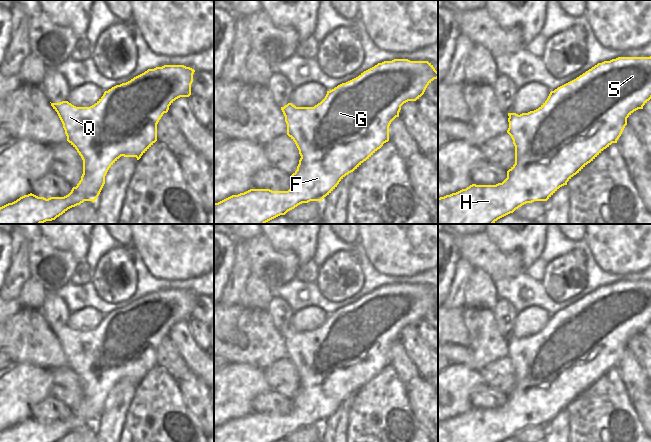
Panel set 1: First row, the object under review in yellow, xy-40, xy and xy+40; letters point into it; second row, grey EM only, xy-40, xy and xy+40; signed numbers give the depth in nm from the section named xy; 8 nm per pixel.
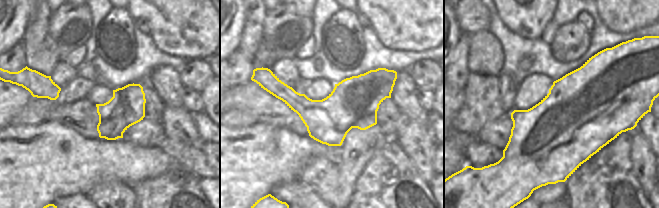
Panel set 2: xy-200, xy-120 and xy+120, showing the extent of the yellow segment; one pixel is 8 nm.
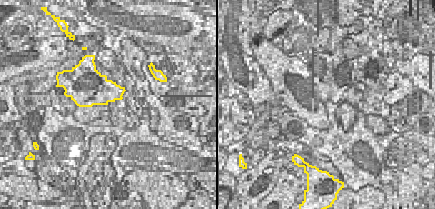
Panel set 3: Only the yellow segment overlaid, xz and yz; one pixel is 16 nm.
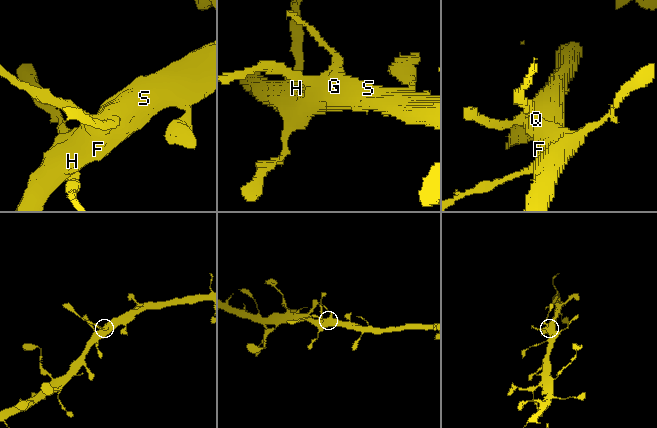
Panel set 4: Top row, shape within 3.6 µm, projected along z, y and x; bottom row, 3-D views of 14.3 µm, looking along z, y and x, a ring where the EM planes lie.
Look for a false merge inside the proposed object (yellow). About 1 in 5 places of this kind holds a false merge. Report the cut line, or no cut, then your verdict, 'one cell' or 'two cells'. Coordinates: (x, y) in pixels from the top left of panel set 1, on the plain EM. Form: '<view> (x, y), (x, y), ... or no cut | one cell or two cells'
no cut | one cell

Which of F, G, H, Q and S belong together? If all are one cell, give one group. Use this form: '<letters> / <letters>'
F G H Q S

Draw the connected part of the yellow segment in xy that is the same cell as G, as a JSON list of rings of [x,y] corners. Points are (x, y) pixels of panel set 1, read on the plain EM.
[[[394,283],[378,287],[358,301],[327,315],[325,322],[314,331],[296,331],[288,327],[281,334],[287,348],[287,359],[295,366],[301,380],[297,394],[291,399],[293,410],[288,415],[250,413],[214,427],[214,442],[276,442],[285,439],[302,427],[322,425],[349,397],[369,383],[384,367],[389,365],[389,350],[399,341],[401,330],[416,325],[427,310],[438,302],[438,296],[428,285]]]

